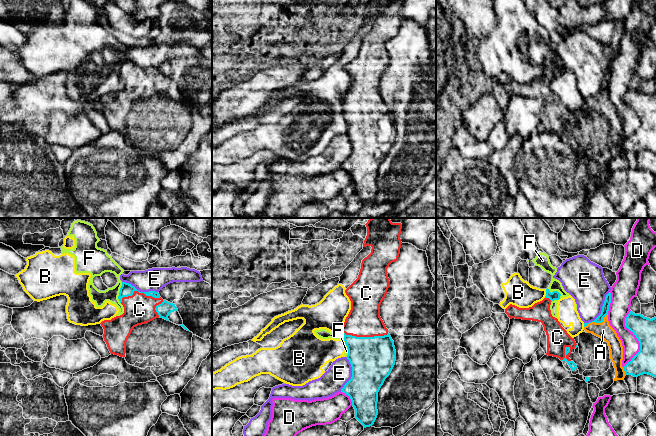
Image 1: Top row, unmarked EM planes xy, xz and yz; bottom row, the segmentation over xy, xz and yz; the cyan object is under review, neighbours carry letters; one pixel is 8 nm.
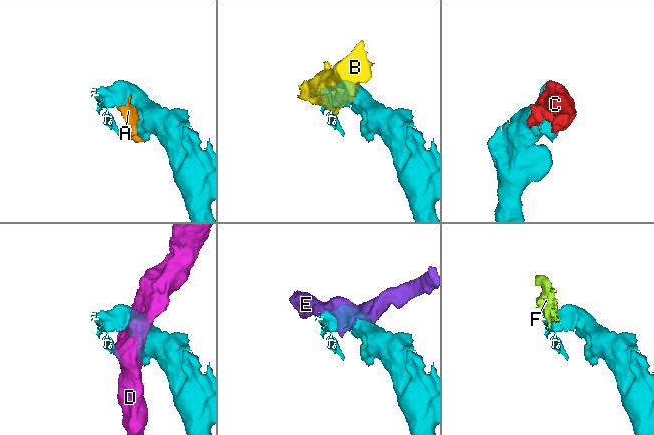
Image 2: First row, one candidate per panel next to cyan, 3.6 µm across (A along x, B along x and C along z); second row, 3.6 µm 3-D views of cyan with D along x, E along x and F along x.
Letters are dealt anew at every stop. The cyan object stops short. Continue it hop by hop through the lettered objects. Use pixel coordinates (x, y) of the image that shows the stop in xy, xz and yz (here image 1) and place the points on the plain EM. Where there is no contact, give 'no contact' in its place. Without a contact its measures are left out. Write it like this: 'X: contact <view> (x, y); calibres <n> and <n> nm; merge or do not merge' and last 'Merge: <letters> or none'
A: contact yz (597, 98); calibres 60 and 130 nm; merge
B: contact yz (546, 69); calibres 80 and 220 nm; do not merge
C: contact xz (366, 113); calibres 360 and 260 nm; merge
D: contact yz (637, 114); calibres 190 and 140 nm; do not merge
E: contact yz (602, 86); calibres 60 and 300 nm; do not merge
F: contact xy (119, 69); calibres 100 and 110 nm; do not merge
Merge: A, C

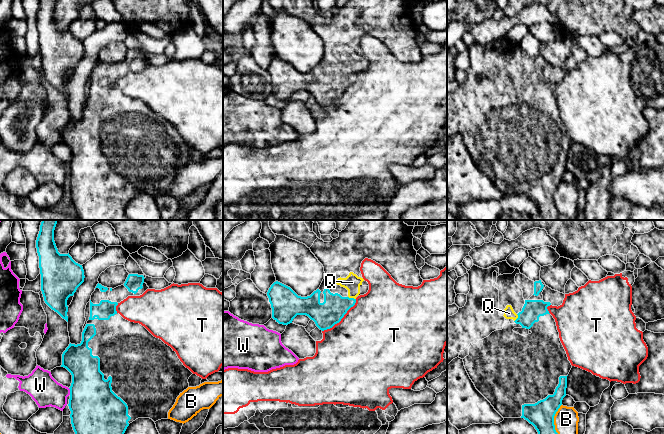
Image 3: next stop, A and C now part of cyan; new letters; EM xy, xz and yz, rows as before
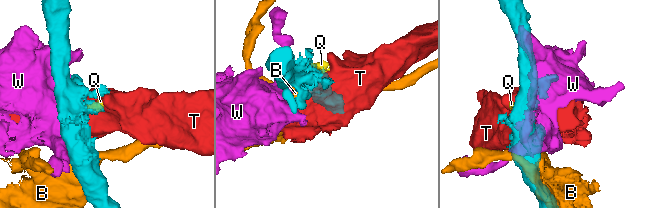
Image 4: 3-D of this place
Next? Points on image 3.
B: contact yz (553, 197); calibres 200 and 200 nm; do not merge
Q: contact xz (352, 74); calibres 200 and 140 nm; merge
T: contact xz (341, 94); calibres 200 and 500 nm; do not merge
W: contact xy (70, 167); calibres 400 and 240 nm; do not merge
Merge: Q

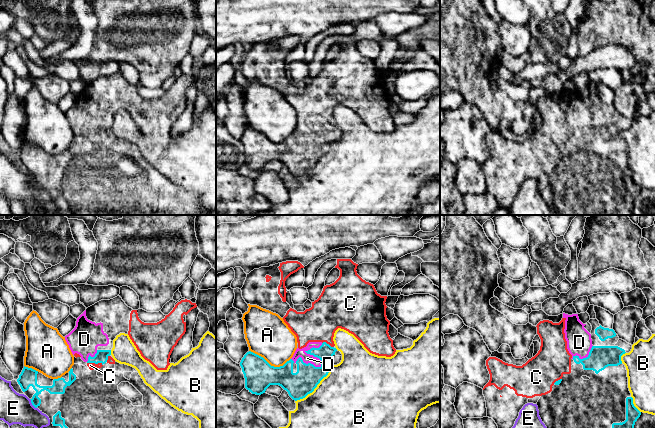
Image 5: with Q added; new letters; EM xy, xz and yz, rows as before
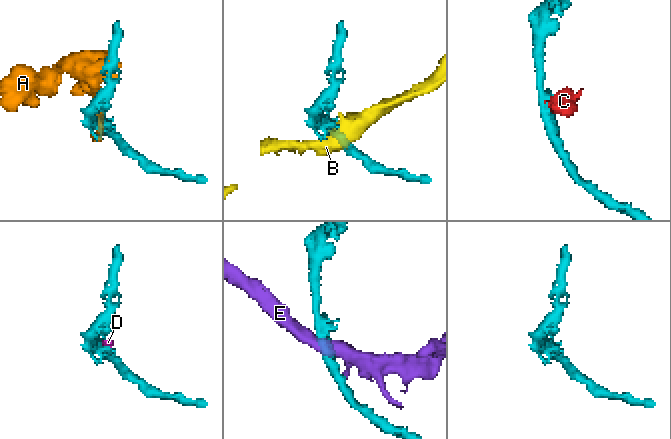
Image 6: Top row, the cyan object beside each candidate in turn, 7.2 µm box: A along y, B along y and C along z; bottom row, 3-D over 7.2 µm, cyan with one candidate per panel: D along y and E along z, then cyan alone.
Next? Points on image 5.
A: contact xz (269, 140); calibres 240 and 340 nm; do not merge
B: contact xz (315, 163); calibres 200 and 500 nm; do not merge
C: contact xy (95, 139); calibres 100 and 50 nm; merge
D: contact xz (321, 139); calibres 200 and 80 nm; merge
E: contact xy (32, 180); calibres 140 and 240 nm; do not merge
Merge: C, D

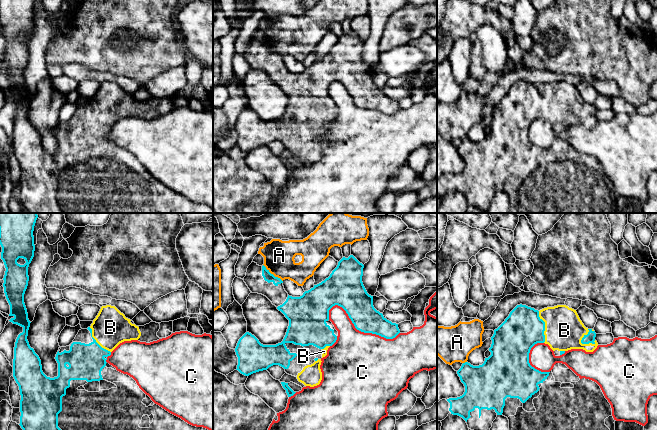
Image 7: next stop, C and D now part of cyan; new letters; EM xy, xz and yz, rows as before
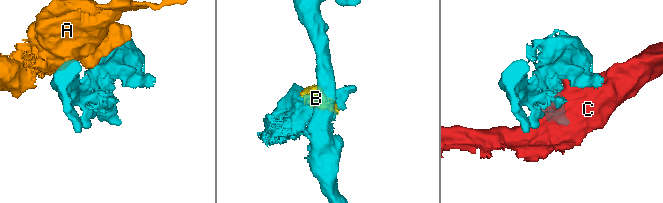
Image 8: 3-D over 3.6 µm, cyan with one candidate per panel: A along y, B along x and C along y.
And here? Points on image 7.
A: contact xz (272, 50); calibres 70 and 240 nm; do not merge
B: contact yz (544, 103); calibres 320 and 320 nm; merge
C: contact xz (361, 107); calibres 240 and 480 nm; do not merge
Merge: B

